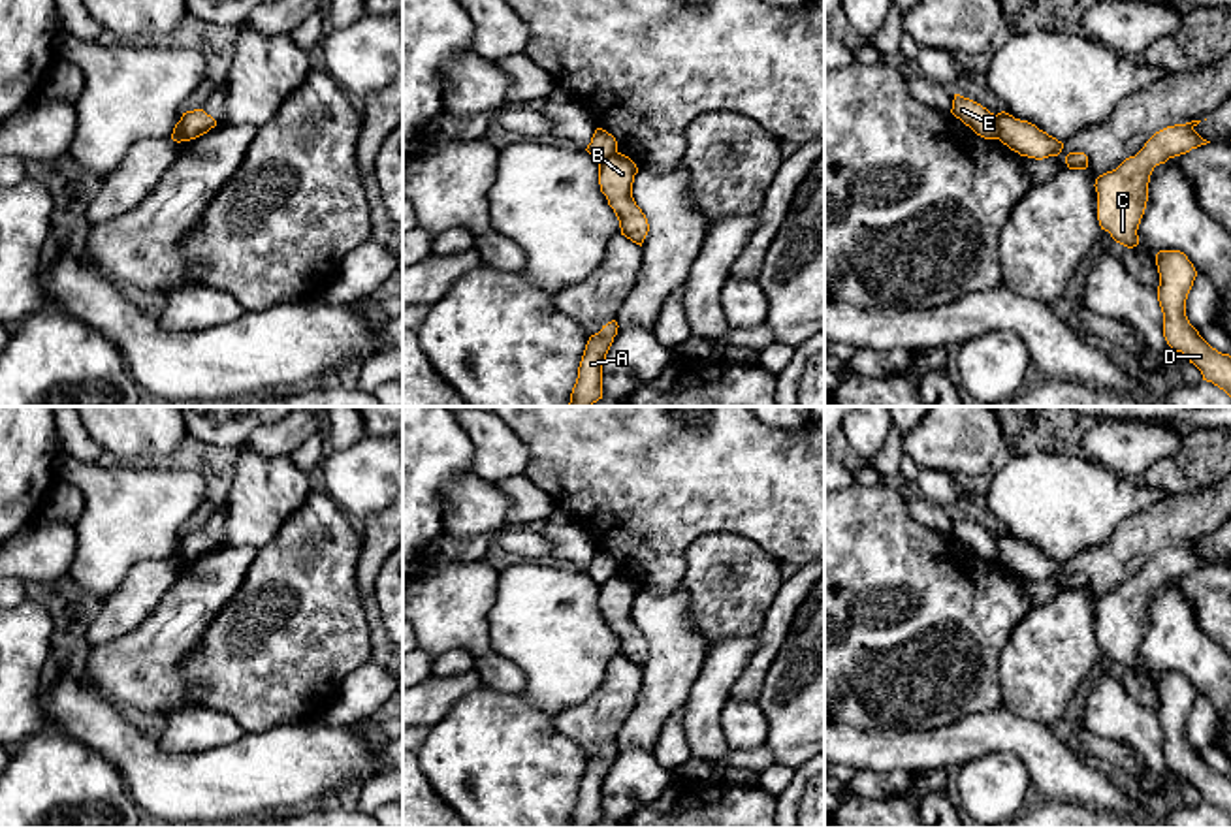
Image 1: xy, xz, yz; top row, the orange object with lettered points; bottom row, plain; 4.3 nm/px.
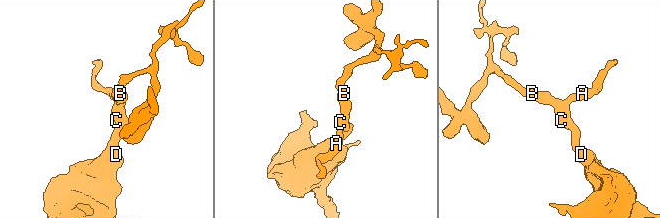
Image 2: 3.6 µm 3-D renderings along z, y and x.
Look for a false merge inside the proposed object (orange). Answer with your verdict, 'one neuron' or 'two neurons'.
two neurons

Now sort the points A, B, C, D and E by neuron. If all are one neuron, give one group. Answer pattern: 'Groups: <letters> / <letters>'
Groups: A B C D / E

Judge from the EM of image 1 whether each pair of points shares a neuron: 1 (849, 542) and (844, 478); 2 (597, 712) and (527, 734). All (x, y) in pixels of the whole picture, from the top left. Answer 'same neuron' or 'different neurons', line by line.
1: different neurons
2: different neurons

